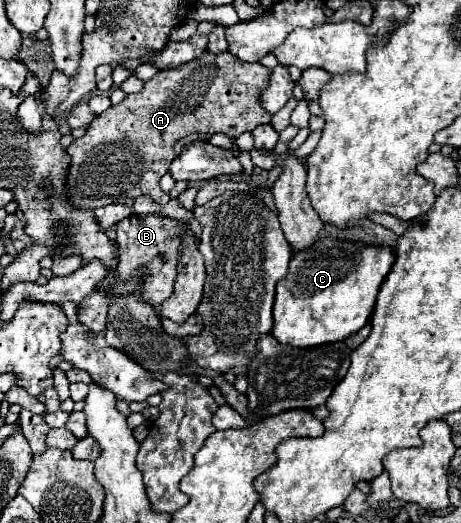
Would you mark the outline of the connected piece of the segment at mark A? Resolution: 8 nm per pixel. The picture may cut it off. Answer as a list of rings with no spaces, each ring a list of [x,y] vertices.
[[[229,50],[221,54],[205,52],[199,58],[165,72],[157,72],[151,80],[145,82],[143,90],[137,94],[125,96],[117,106],[111,106],[103,114],[95,116],[85,136],[73,140],[67,148],[71,158],[67,170],[67,200],[75,210],[93,210],[97,206],[109,206],[113,202],[129,202],[137,196],[151,196],[157,204],[167,204],[169,194],[161,192],[159,180],[167,173],[173,156],[173,144],[191,134],[191,132],[223,132],[231,138],[237,138],[241,132],[251,132],[259,124],[269,124],[271,114],[261,106],[261,94],[269,86],[271,68],[261,62],[243,62],[233,56]]]

